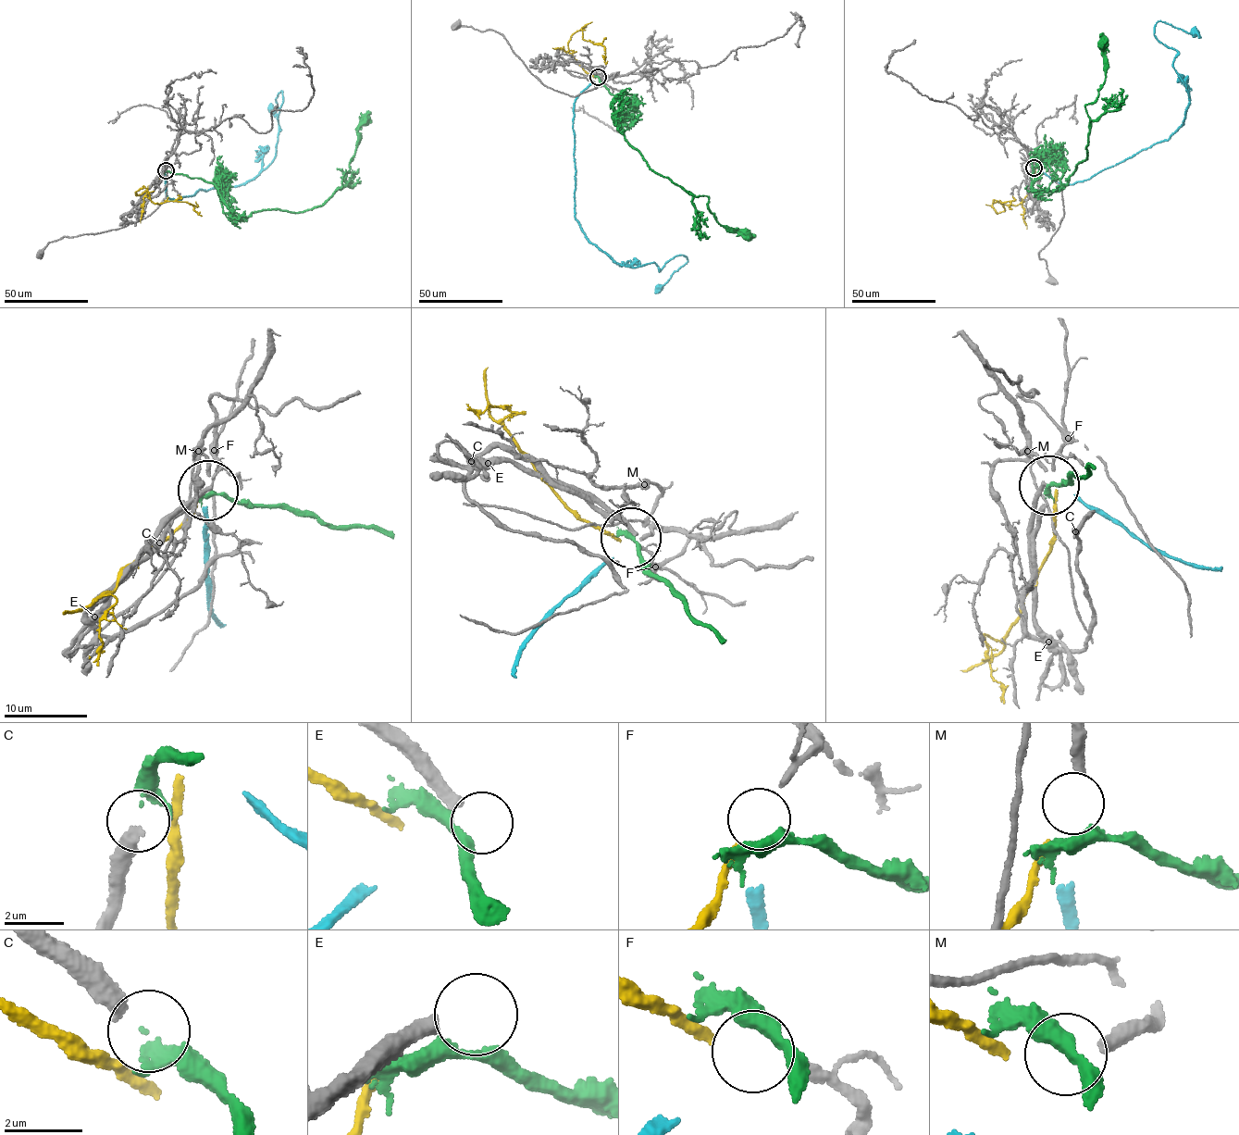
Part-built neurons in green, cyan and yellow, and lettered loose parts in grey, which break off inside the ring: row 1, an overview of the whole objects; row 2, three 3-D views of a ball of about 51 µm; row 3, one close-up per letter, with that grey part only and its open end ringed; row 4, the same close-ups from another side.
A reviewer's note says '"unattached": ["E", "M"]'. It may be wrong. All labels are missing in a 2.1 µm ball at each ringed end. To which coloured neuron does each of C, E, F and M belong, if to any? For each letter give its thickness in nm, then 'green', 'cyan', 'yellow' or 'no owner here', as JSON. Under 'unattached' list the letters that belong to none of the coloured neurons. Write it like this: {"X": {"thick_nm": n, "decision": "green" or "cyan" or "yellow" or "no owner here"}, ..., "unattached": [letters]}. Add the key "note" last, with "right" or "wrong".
{"C": {"thick_nm": 440, "decision": "green"}, "E": {"thick_nm": 400, "decision": "no owner here"}, "F": {"thick_nm": 180, "decision": "yellow"}, "M": {"thick_nm": 320, "decision": "no owner here"}, "unattached": ["E", "M"], "note": "right"}

